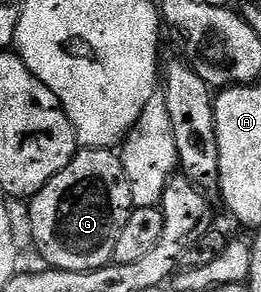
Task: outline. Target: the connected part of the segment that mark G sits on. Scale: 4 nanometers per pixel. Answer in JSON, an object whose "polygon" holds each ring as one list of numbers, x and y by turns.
{"polygon":[[81,148,76,158,67,165,42,191,31,198,28,209,28,225,32,228,32,241,40,252,45,266,62,271,94,271,103,265,113,264,114,247,126,219,130,219,134,208,130,195,130,183,126,179,124,165,111,149]]}

